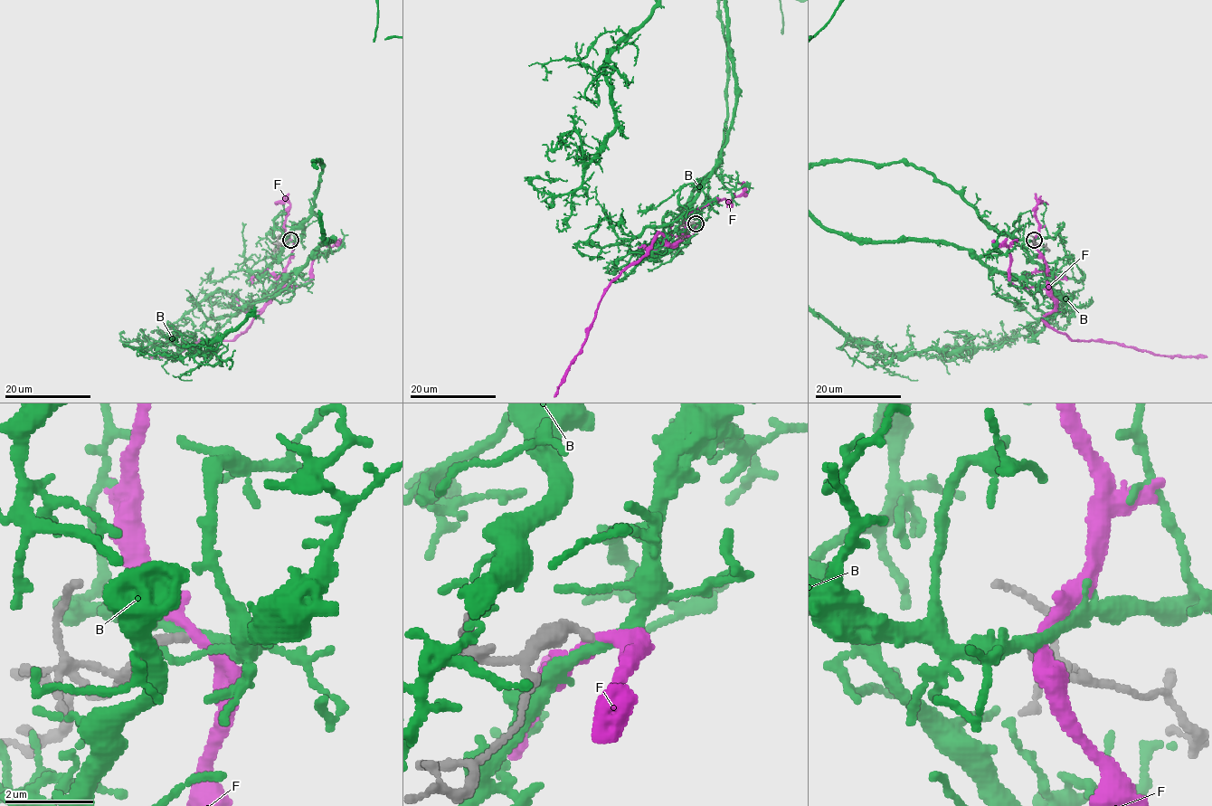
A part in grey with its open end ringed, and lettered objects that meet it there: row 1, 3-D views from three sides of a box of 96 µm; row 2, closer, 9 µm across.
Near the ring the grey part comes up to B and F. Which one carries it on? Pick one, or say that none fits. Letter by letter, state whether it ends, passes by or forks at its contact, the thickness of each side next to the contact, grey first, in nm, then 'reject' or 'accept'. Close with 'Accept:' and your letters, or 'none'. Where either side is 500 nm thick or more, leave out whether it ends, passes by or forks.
B: it passes by | 320/280 nm | accept
F: it passes by | 360/240 nm | reject
Accept: B

